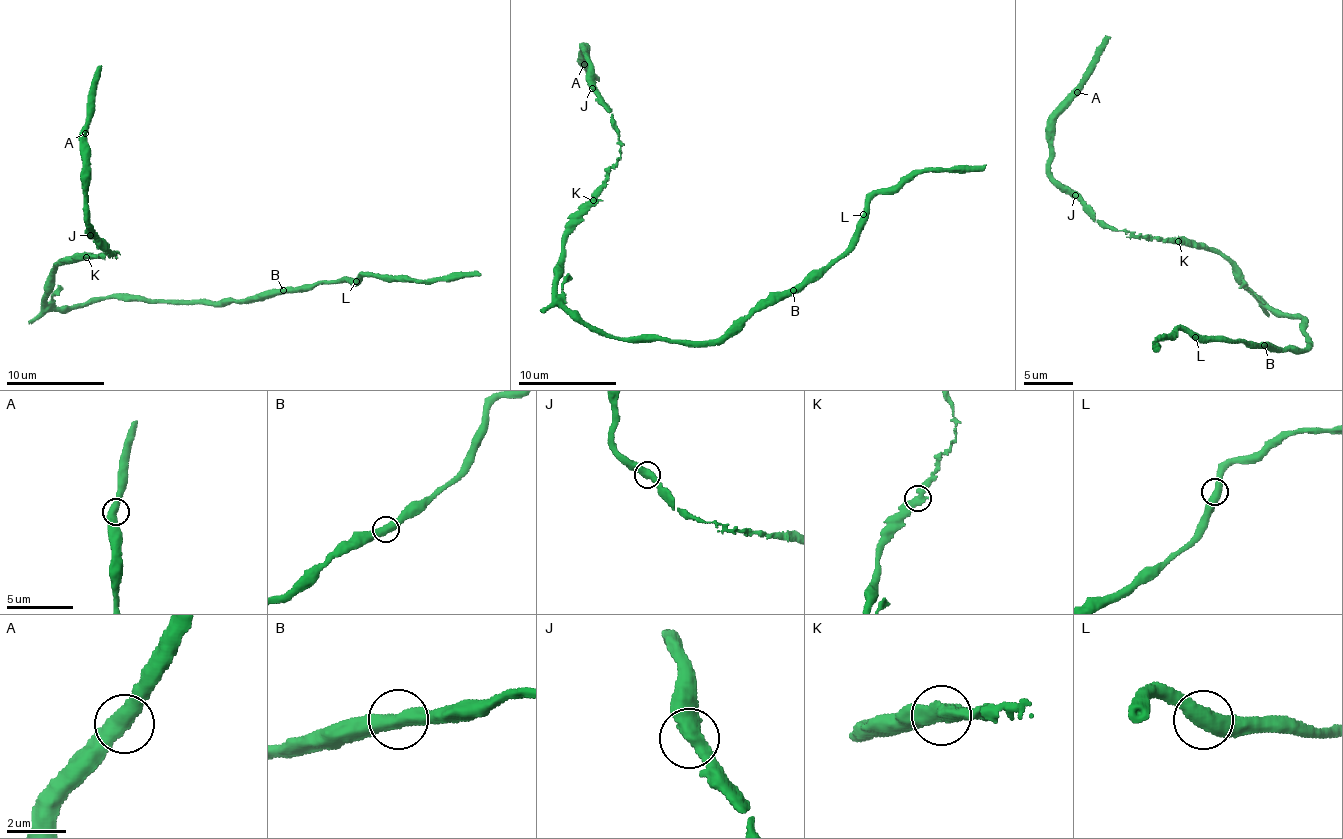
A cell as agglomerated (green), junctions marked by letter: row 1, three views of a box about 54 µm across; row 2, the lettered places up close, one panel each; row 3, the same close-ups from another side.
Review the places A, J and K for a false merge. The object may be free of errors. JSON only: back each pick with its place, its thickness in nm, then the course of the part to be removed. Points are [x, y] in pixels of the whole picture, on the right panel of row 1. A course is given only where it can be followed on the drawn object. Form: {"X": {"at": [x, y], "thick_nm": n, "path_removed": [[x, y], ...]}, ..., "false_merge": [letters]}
{"false_merge": []}

